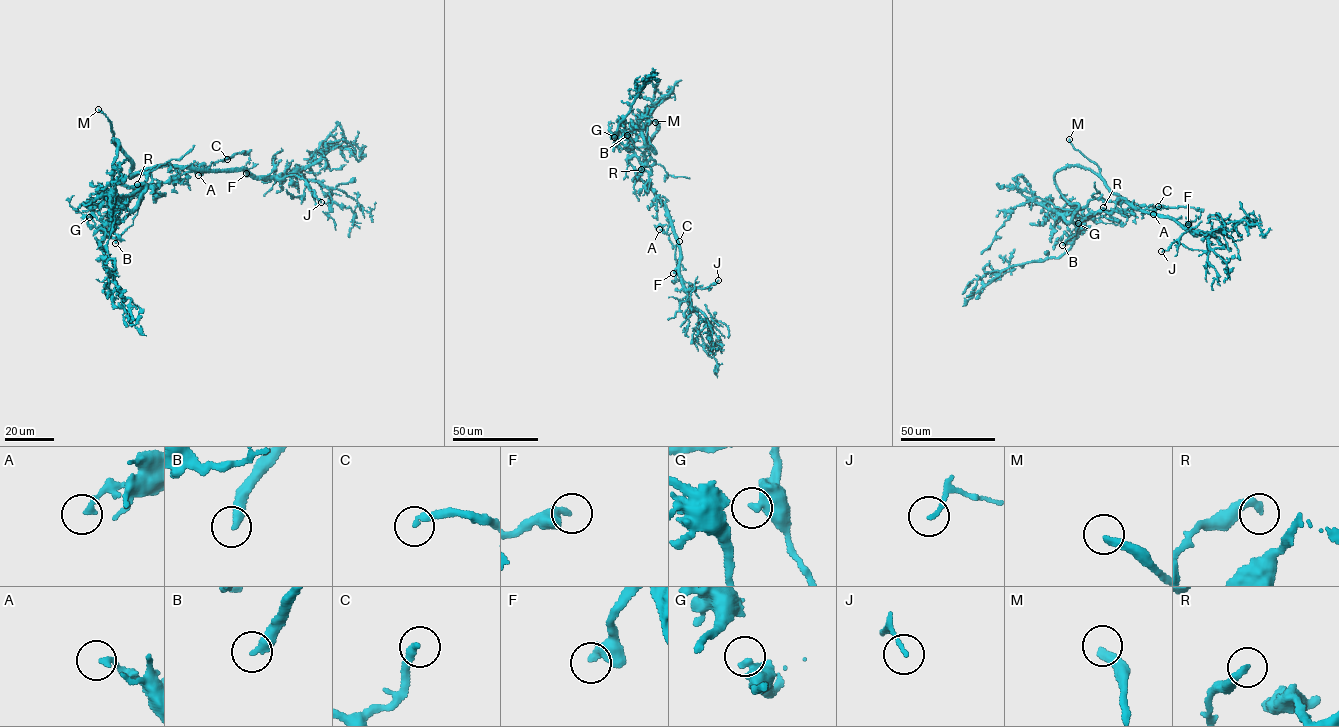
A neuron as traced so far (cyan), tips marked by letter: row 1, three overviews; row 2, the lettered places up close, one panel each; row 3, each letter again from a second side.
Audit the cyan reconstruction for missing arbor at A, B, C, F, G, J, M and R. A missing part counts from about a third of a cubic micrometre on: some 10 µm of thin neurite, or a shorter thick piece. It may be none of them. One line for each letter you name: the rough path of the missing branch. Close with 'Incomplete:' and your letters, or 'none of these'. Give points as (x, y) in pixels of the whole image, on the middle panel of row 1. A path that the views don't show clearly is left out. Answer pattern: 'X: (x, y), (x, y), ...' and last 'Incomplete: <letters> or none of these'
C: (679, 241), (682, 235), (694, 229)
Incomplete: C, F, M

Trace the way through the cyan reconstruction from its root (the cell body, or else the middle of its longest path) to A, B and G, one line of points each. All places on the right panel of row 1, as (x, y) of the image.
A: (1119, 210), (1153, 210), (1153, 214)
B: (1119, 210), (1088, 214), (1074, 235), (1062, 245)
G: (1119, 210), (1084, 217), (1081, 209), (1074, 206), (1081, 220), (1078, 223)

